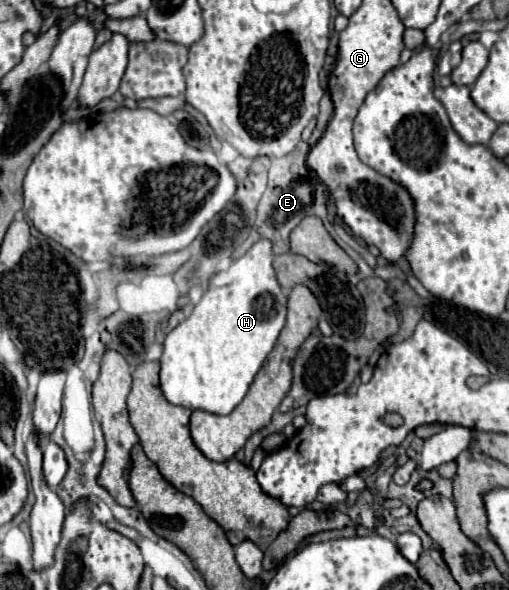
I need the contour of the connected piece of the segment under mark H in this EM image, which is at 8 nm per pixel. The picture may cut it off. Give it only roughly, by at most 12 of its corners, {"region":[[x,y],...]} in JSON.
{"region":[[258,240],[166,334],[170,404],[226,416],[286,322]]}

